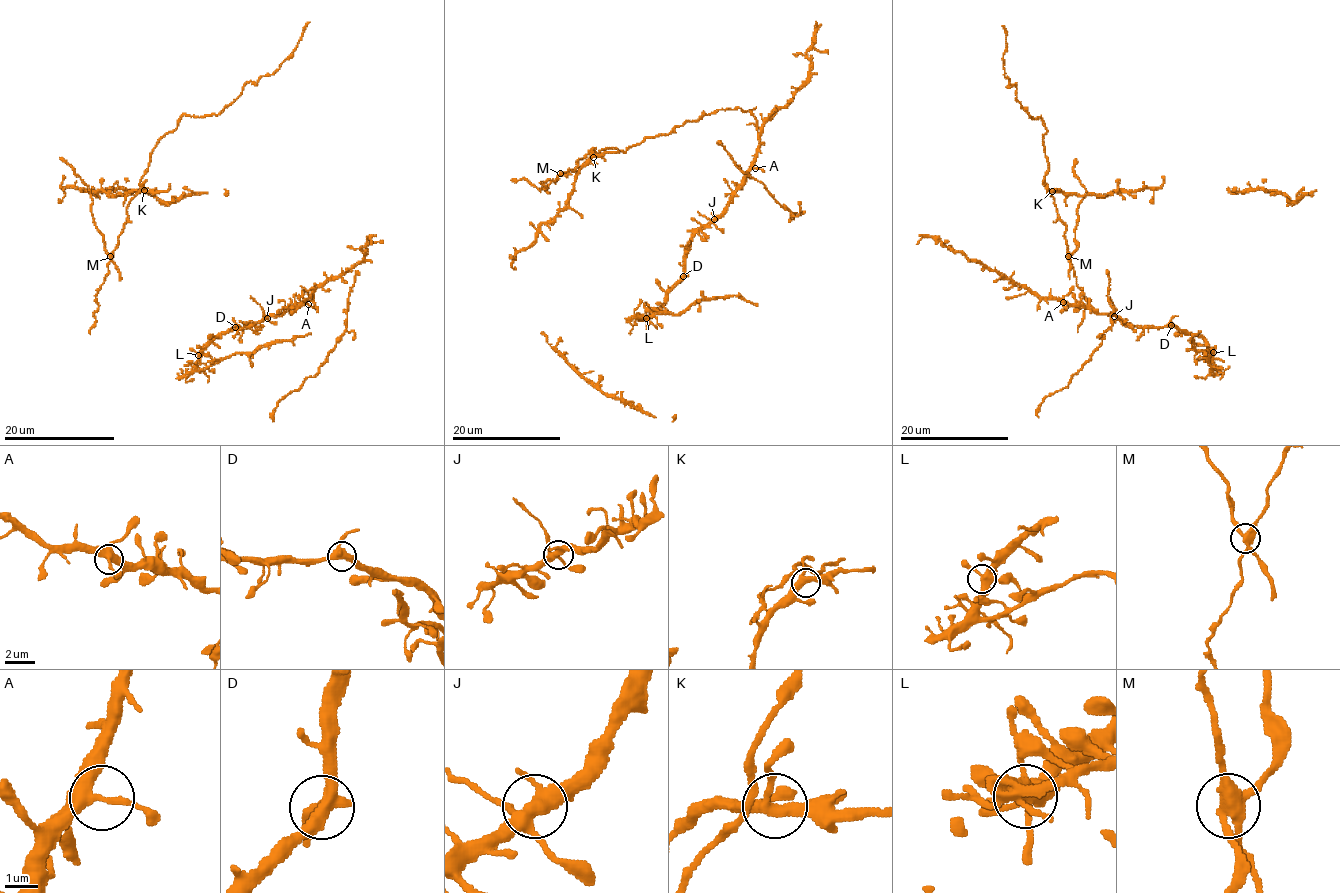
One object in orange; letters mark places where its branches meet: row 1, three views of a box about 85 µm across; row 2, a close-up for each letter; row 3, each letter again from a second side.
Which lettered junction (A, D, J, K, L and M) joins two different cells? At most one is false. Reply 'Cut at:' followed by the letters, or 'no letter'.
Cut at: M

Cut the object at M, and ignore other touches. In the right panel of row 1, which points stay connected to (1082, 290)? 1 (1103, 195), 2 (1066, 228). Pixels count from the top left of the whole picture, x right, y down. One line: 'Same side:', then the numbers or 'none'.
Same side: 1, 2

